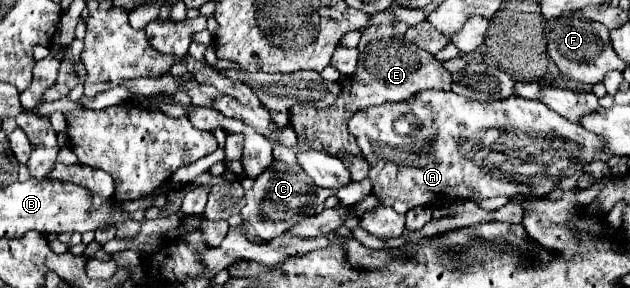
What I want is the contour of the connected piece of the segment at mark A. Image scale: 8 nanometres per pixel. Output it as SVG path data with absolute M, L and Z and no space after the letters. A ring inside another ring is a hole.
M437 90L419 92L417 96L397 104L363 108L349 120L349 132L355 136L359 148L363 150L363 158L369 162L369 180L373 184L371 194L381 202L397 208L397 212L405 214L415 206L439 204L437 200L453 202L459 198L483 200L497 196L497 180L493 176L485 176L485 172L481 172L481 166L461 152L463 140L478 134L481 129L489 129L487 120L494 120L494 116L497 124L503 124L503 128L513 126L513 130L535 130L531 134L561 136L563 139L573 138L575 142L579 142L579 136L571 136L569 120L563 120L563 132L557 132L557 120L547 120L547 106L539 100L509 96L507 100L479 102L457 96L455 92ZM401 110L405 112L405 116L401 114ZM431 142L433 150L429 148ZM393 150L403 150L407 152L407 156L413 156L411 164L399 164L397 158L391 158Z

